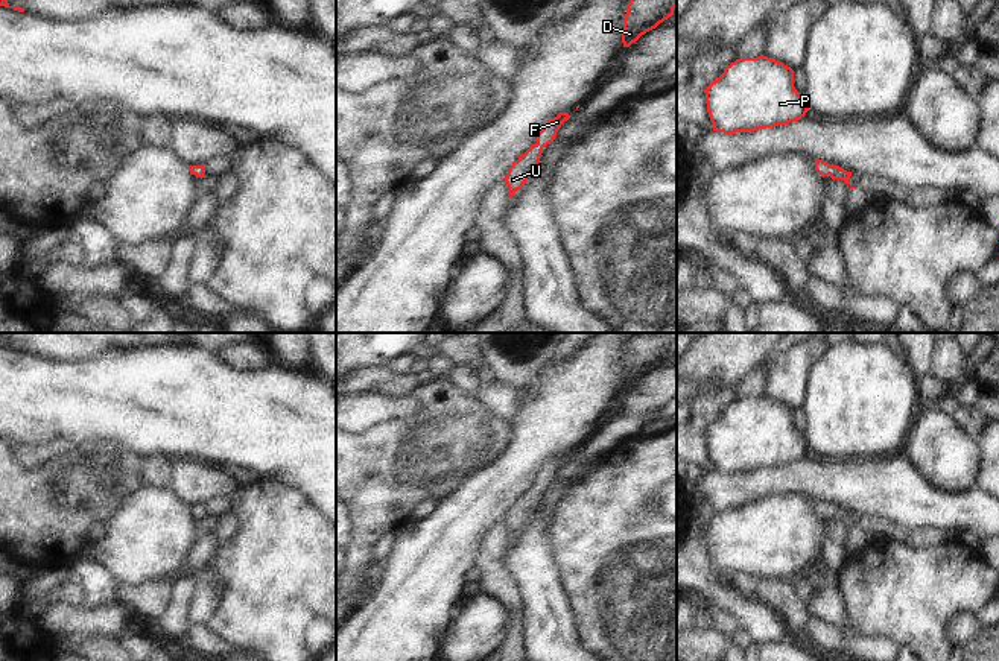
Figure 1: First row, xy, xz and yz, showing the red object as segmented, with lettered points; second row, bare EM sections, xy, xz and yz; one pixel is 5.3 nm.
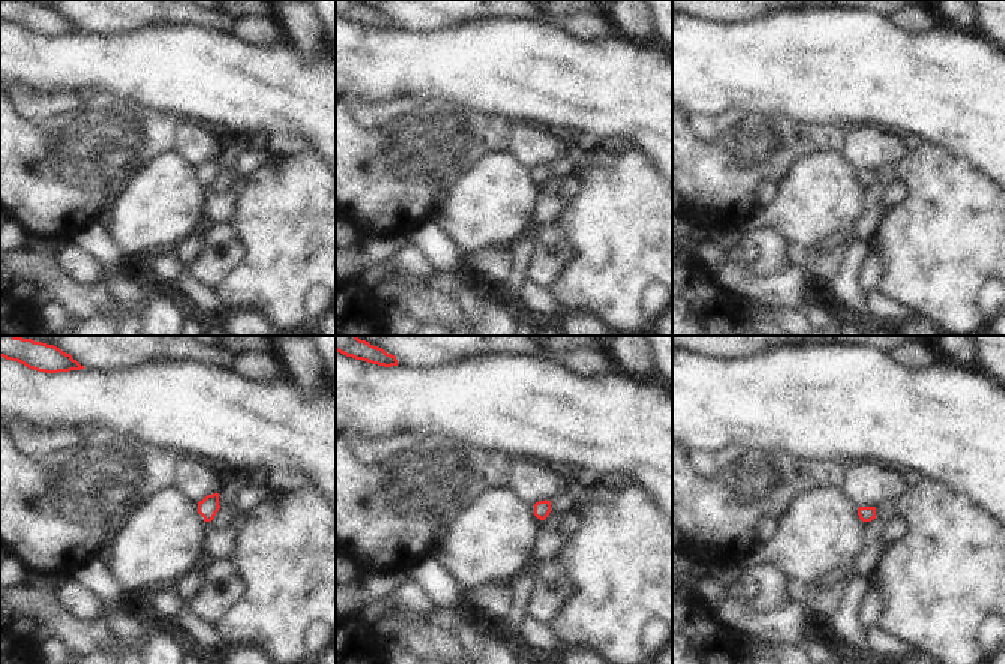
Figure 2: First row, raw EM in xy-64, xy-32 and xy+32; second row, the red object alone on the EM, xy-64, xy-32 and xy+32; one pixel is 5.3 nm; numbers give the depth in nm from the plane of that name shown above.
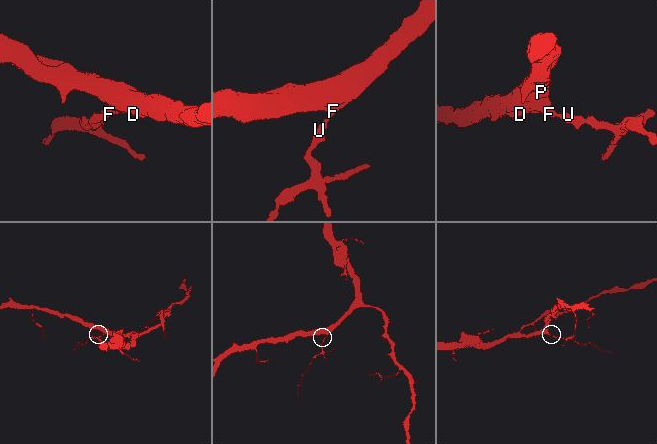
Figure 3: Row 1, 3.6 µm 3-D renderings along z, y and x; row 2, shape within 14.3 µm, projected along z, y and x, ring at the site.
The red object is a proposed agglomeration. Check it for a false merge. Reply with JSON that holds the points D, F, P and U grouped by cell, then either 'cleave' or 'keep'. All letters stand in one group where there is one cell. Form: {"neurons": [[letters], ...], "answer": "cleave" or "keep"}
{"neurons": [["D", "F", "P", "U"]], "answer": "keep"}

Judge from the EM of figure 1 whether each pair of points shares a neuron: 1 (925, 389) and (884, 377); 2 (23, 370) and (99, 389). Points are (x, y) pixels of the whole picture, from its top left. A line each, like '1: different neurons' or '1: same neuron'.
1: different neurons
2: same neuron

